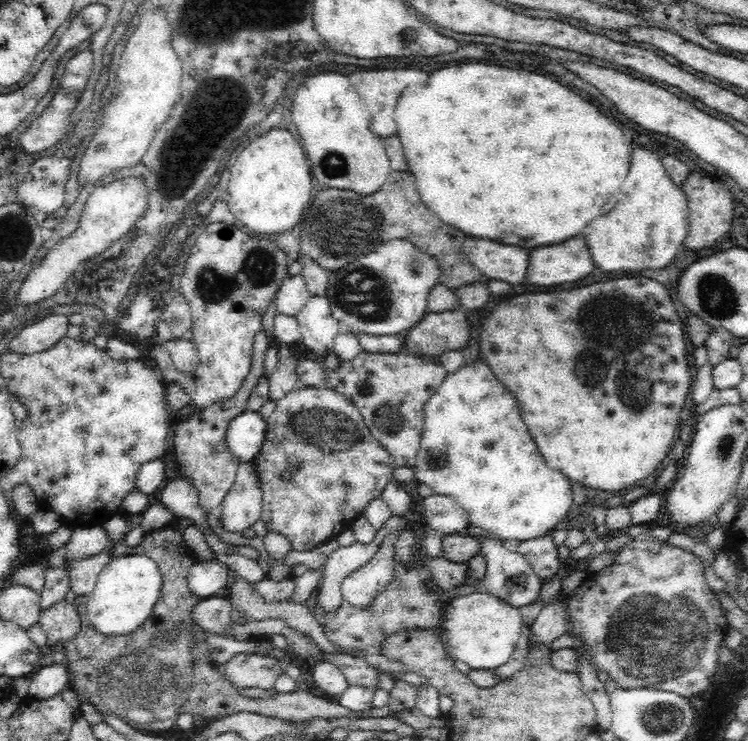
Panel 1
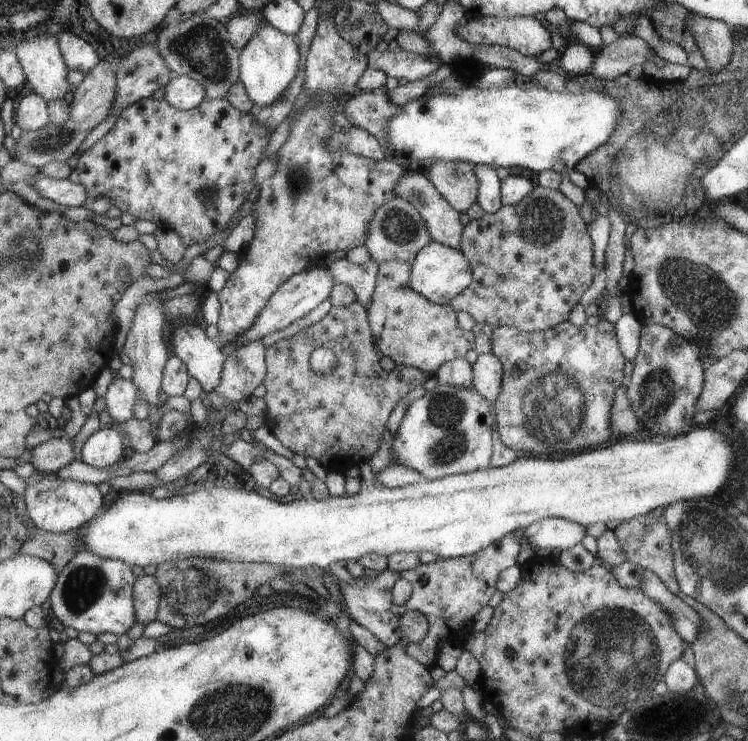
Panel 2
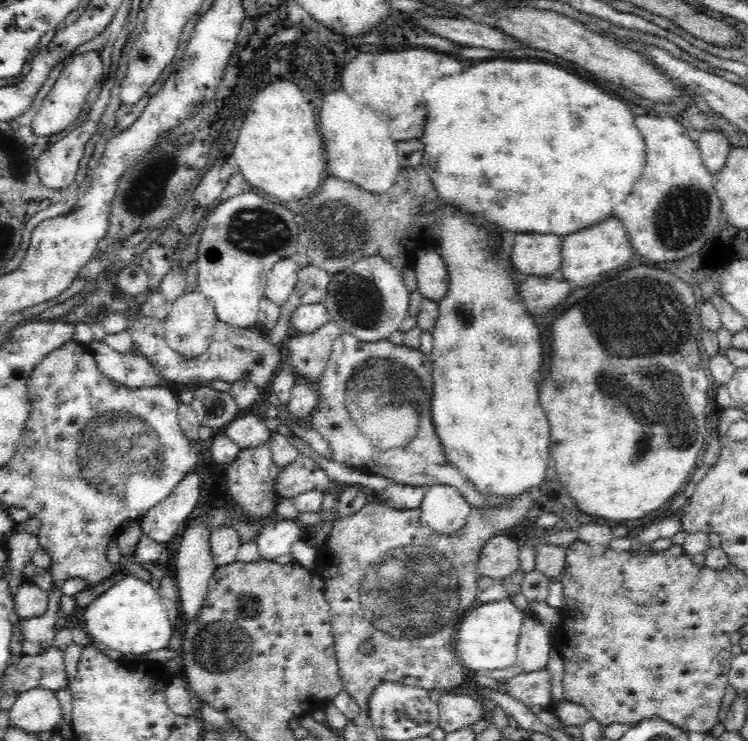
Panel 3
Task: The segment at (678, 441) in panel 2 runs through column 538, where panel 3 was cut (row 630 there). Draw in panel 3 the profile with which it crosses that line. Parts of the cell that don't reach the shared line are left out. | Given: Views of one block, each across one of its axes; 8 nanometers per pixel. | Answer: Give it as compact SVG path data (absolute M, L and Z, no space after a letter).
M509 599L477 605L465 612L457 625L453 650L467 673L503 670L517 661L517 642L524 613Z

